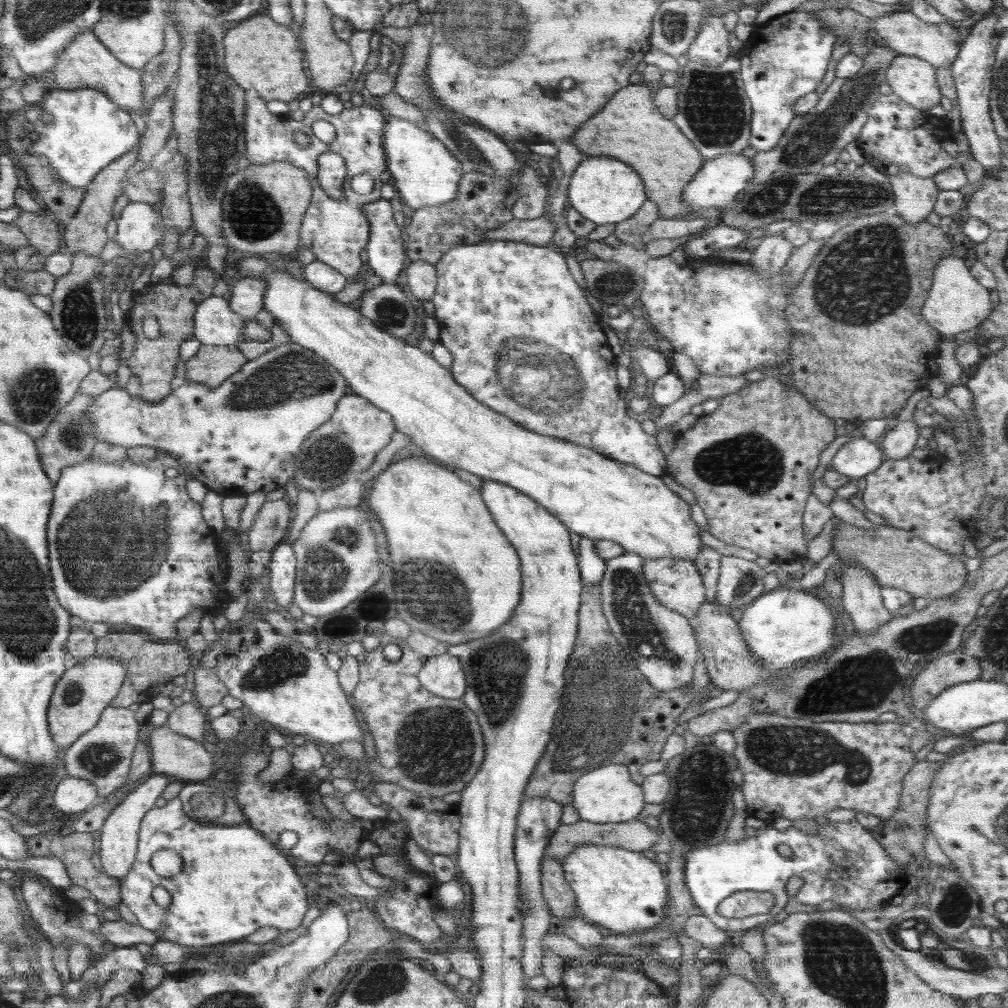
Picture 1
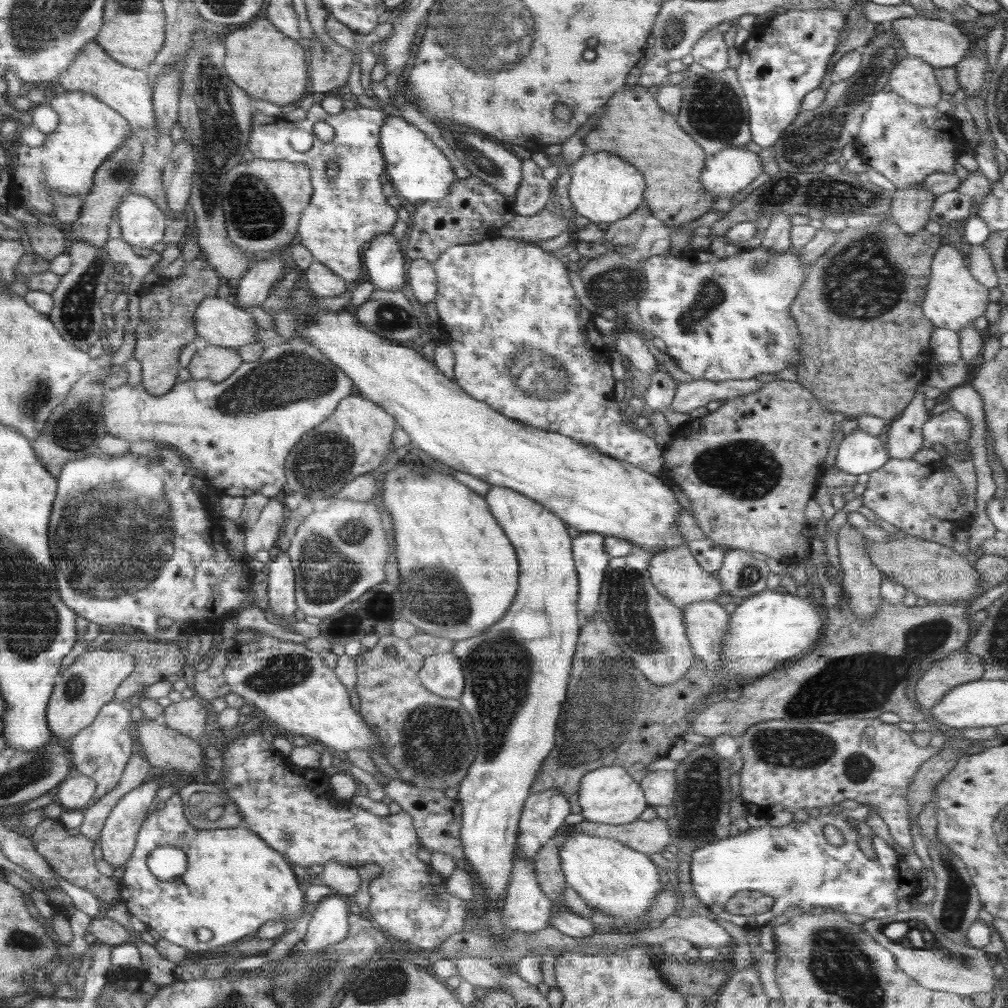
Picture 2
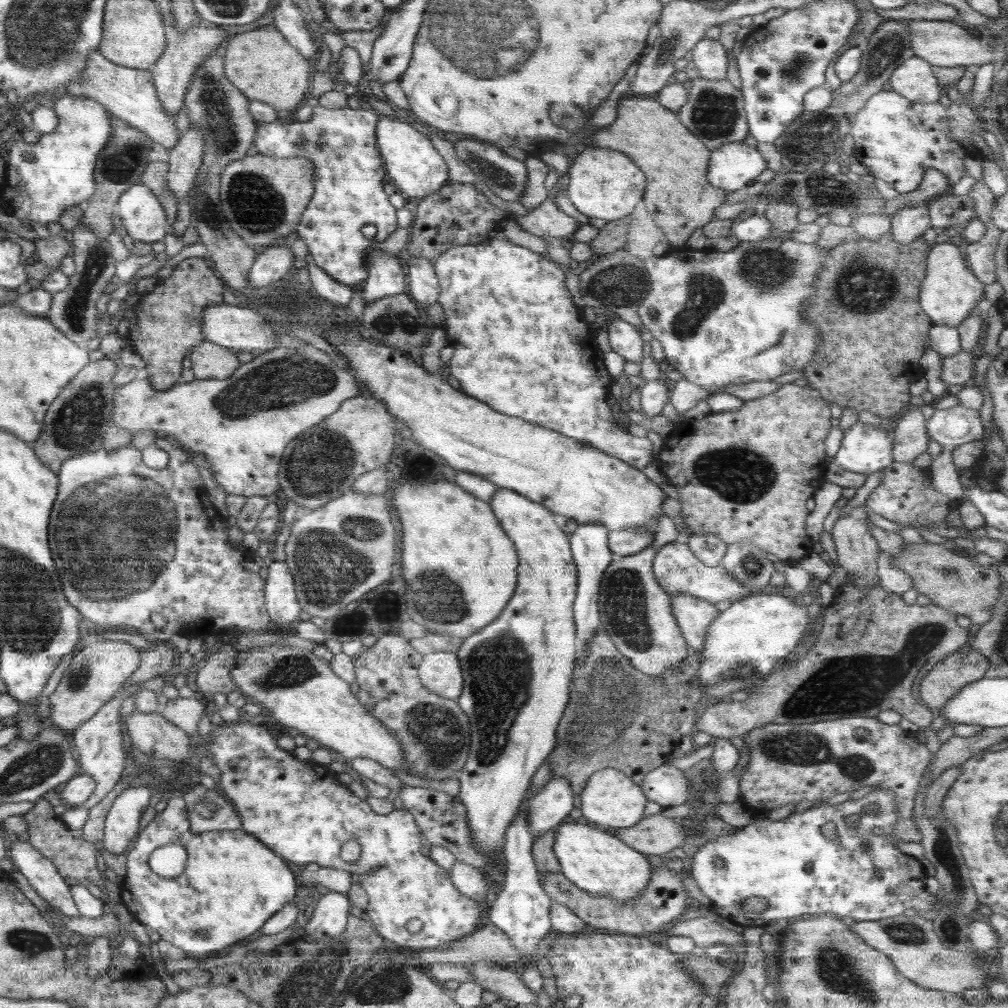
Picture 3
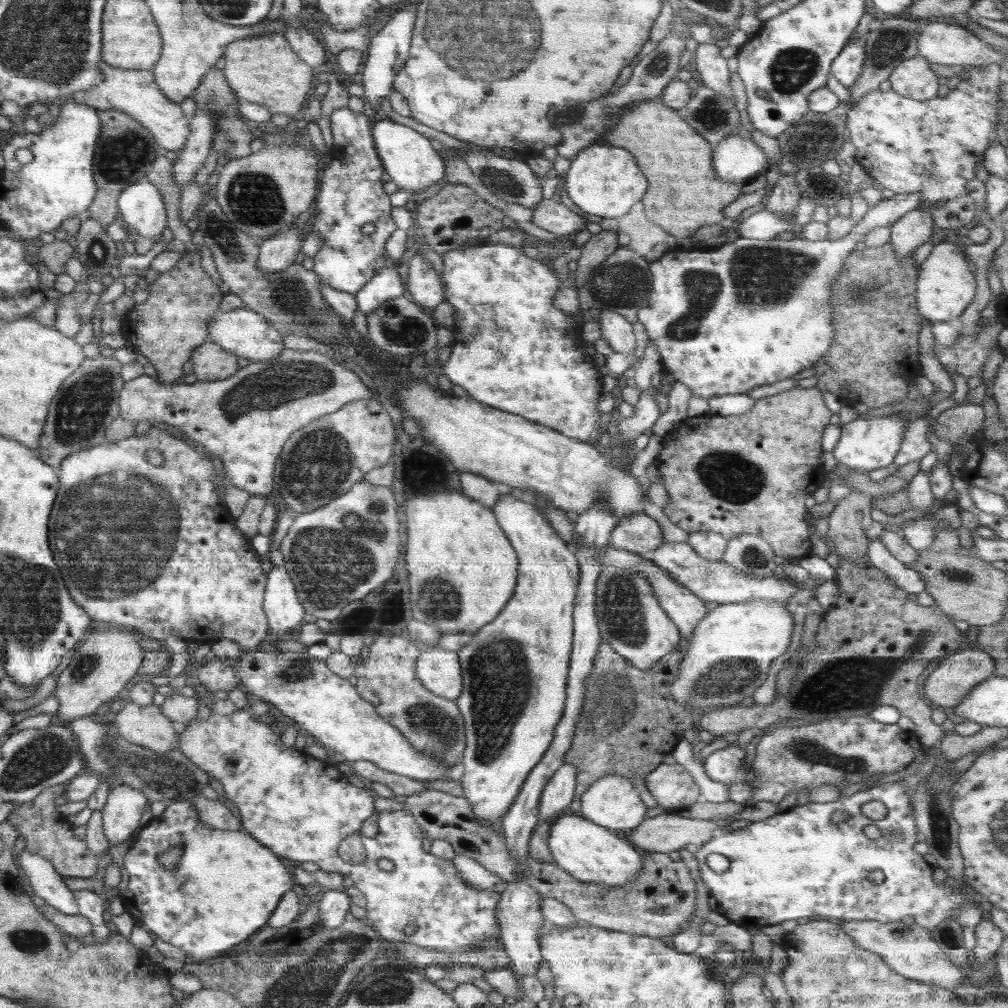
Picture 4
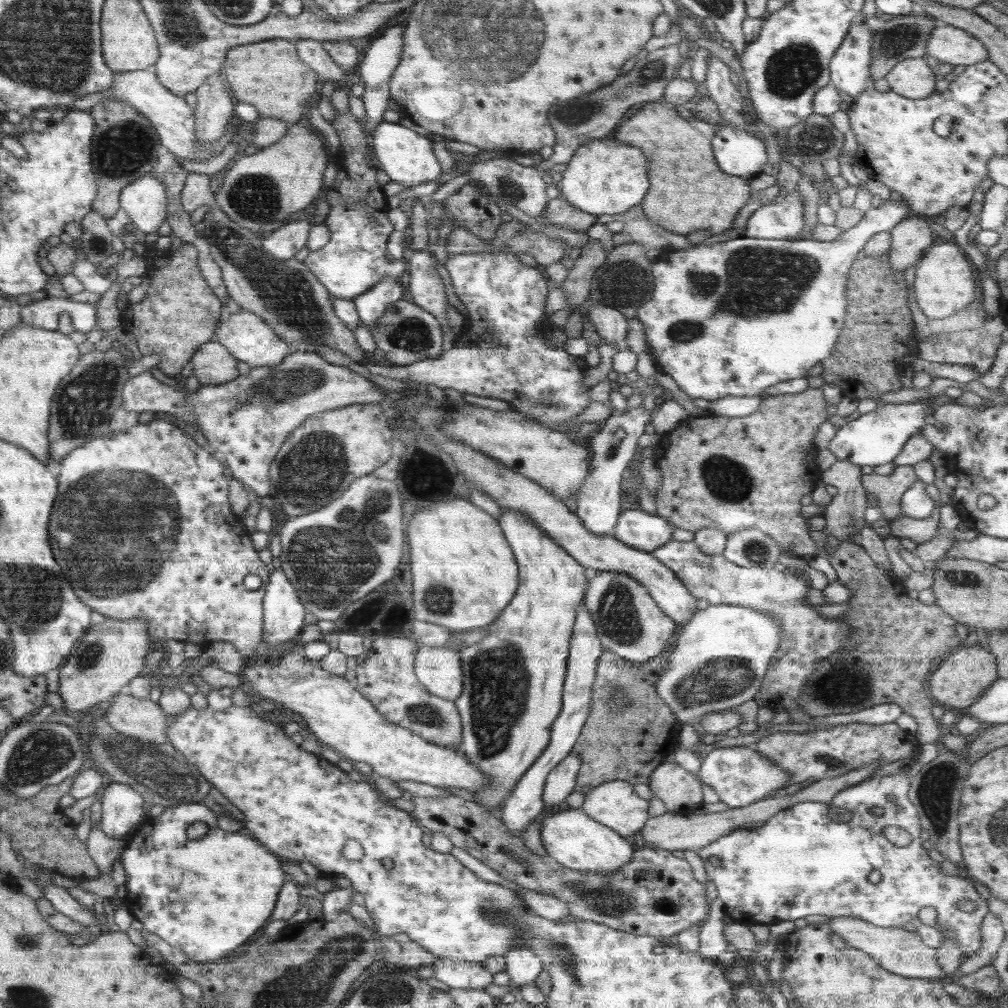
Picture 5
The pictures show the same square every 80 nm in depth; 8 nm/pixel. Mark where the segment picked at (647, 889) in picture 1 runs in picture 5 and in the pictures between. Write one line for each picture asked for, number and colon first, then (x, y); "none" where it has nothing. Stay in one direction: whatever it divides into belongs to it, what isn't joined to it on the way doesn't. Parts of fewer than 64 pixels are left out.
2: (618, 880)
3: (590, 856)
4: (591, 853)
5: (575, 839)

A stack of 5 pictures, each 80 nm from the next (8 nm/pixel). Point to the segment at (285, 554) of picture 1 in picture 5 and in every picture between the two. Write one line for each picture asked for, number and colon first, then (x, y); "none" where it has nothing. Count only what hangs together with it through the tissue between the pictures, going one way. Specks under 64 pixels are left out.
2: (281, 582)
3: (282, 606)
4: (283, 609)
5: (283, 614)

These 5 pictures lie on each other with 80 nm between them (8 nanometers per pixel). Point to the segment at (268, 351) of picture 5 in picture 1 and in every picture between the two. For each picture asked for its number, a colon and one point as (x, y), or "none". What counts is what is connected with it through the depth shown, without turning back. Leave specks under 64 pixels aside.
1: (216, 324)
2: (220, 322)
3: (239, 329)
4: (242, 331)

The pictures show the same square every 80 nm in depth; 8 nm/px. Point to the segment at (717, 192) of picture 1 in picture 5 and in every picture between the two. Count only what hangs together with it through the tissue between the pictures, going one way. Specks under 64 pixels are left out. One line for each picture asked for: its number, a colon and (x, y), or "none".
2: (729, 171)
3: (733, 166)
4: (738, 160)
5: (736, 152)

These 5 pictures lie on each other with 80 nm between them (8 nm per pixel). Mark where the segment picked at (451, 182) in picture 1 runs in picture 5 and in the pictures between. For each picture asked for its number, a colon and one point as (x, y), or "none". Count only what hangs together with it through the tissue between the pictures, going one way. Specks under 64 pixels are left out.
2: (418, 170)
3: (415, 166)
4: (410, 161)
5: (406, 157)

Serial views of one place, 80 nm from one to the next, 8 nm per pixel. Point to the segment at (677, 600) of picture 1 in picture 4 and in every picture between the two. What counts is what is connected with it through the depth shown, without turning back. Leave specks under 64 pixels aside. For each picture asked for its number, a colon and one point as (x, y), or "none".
2: (675, 574)
3: (677, 571)
4: (713, 581)

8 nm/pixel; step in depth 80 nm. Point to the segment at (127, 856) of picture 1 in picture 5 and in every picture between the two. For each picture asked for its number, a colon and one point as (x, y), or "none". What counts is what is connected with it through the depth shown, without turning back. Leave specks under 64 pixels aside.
2: (117, 837)
3: (120, 823)
4: (121, 815)
5: (121, 806)

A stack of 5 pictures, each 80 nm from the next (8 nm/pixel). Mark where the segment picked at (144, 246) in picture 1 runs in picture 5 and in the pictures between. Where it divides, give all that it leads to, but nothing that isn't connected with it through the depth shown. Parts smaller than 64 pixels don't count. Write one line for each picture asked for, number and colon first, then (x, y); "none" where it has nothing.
2: (142, 223)
3: (141, 215)
4: (142, 207)
5: (144, 200)

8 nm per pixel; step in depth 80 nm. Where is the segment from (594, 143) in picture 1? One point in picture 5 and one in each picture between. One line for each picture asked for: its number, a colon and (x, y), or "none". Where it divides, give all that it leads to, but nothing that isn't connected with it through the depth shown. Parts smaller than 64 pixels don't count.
2: (633, 127)
3: (679, 197)
4: (684, 194)
5: (688, 192)

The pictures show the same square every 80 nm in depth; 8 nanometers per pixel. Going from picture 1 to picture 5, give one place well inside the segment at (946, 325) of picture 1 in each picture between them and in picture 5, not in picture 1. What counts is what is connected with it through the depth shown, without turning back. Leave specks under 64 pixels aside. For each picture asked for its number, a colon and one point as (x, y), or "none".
2: (953, 299)
3: (950, 291)
4: (945, 287)
5: (944, 285)

